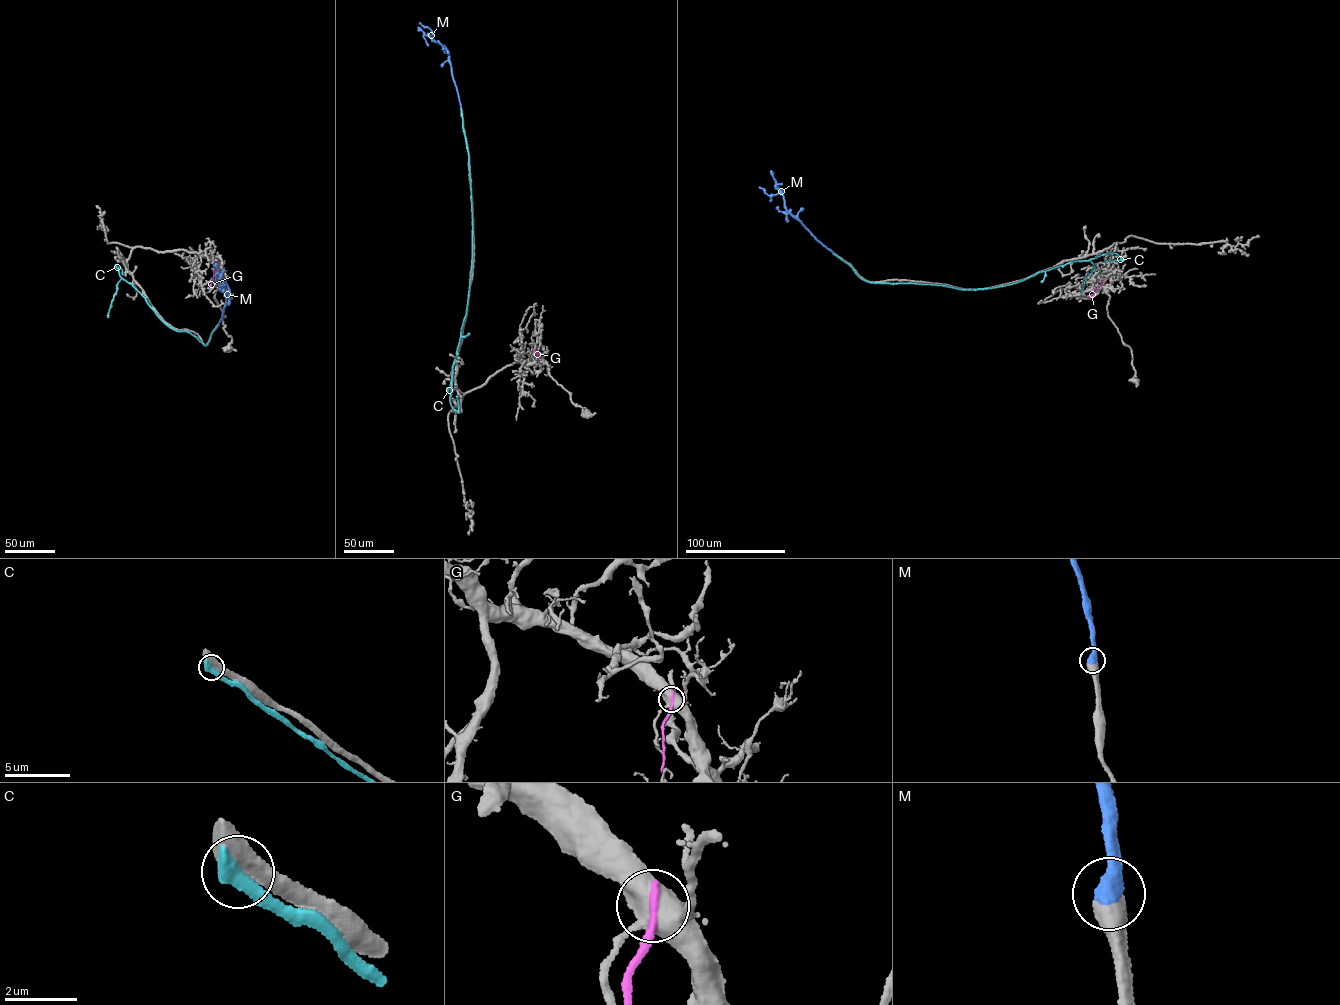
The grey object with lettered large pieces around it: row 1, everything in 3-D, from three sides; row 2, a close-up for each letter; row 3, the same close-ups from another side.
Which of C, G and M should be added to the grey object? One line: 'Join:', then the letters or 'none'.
Join: M

